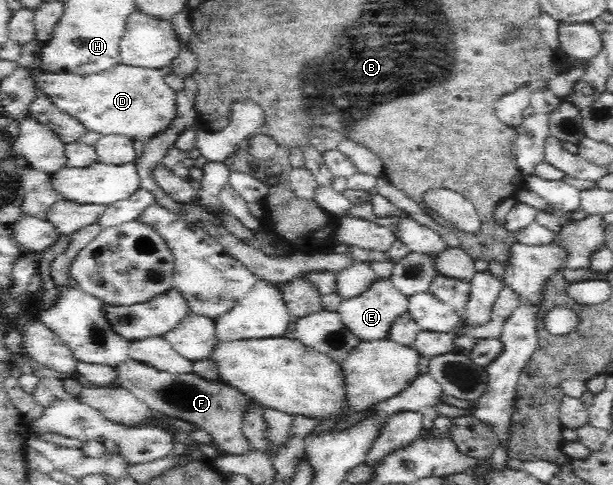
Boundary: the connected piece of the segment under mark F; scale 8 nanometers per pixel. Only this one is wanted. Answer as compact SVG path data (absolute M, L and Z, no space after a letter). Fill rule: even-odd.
M130 360L117 369L117 382L128 389L138 400L152 409L160 410L174 419L199 426L212 436L212 444L222 453L242 456L250 450L250 441L242 433L242 411L247 403L245 396L232 386L208 383L196 374L174 376L158 373L150 366Z

